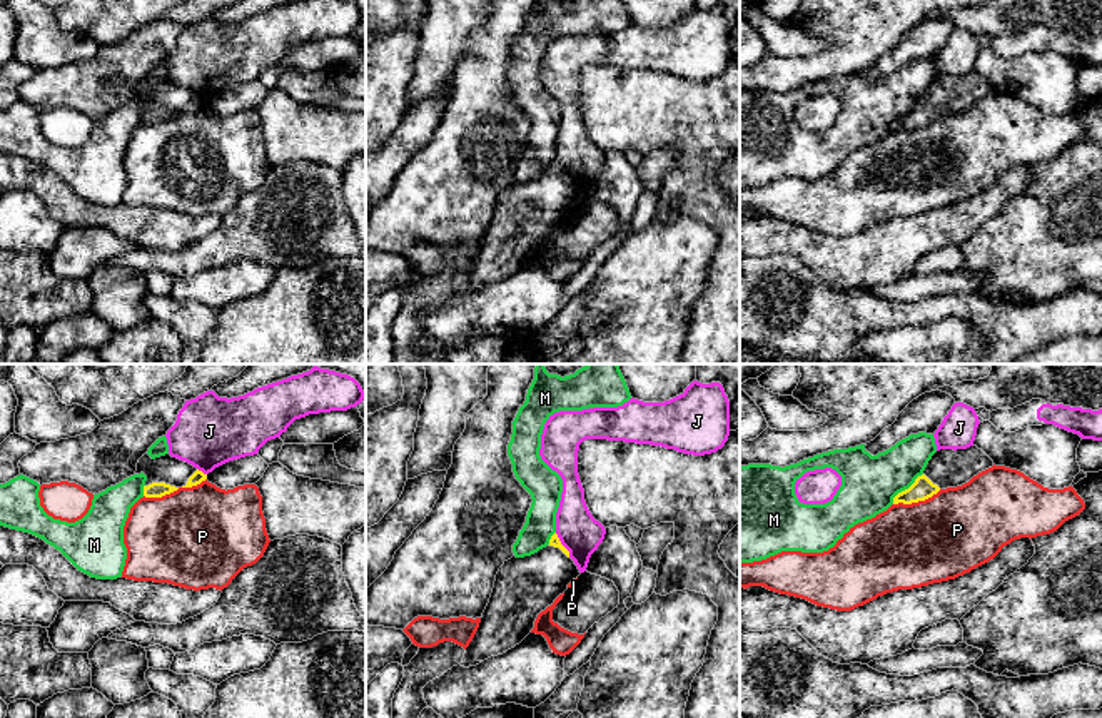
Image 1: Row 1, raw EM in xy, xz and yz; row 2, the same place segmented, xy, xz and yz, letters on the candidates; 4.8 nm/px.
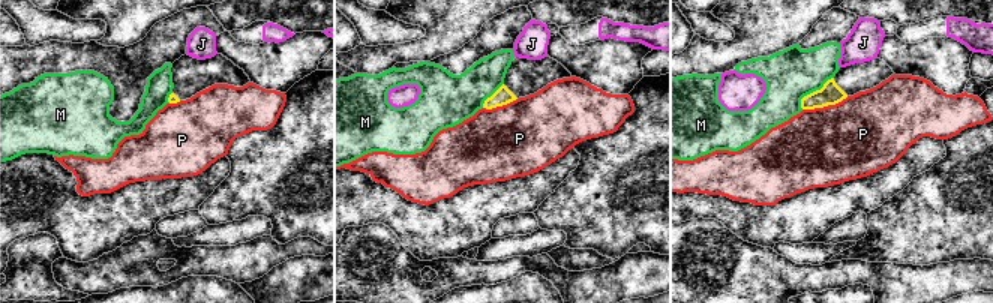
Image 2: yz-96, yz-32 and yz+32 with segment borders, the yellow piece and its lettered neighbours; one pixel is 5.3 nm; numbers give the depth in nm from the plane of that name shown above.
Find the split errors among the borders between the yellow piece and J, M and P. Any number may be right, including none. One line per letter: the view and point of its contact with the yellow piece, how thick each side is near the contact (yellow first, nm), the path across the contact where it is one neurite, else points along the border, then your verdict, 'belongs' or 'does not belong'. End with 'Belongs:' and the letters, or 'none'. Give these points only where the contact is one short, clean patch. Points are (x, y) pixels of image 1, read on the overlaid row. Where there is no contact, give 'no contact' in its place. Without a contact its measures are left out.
J: meets yellow in xz at (561, 545); 50 nm thick on the yellow side, 200 nm on the other; border along xz (555, 533), (570, 556); does not belong
M: meets yellow in yz at (905, 490); 100 nm thick on the yellow side, 280 nm on the other; does not belong
P: meets yellow in yz at (917, 501); 100 nm thick on the yellow side, 400 nm on the other; does not belong
Belongs: none

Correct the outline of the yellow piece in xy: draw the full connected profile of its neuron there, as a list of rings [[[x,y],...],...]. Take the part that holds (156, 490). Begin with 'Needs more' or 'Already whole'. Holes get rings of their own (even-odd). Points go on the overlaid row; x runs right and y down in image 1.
Needs more. [[[147,453],[139,459],[135,474],[147,476],[145,498],[162,498],[179,488],[192,488],[207,479],[207,474],[170,454],[152,459]]]

